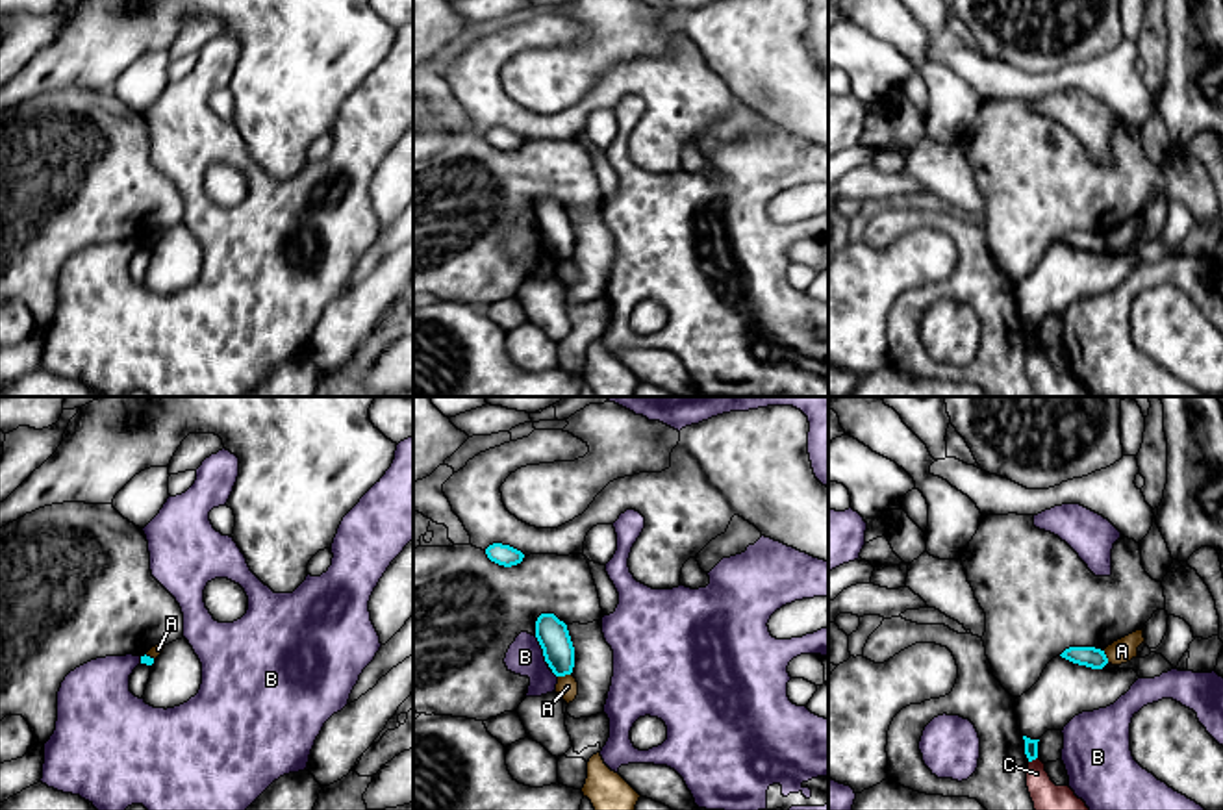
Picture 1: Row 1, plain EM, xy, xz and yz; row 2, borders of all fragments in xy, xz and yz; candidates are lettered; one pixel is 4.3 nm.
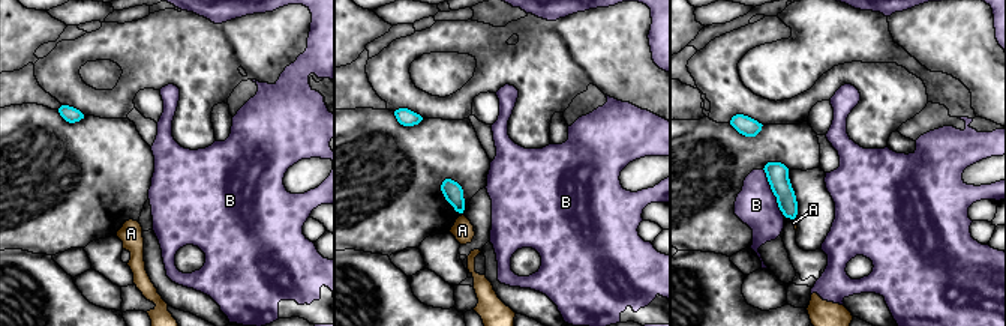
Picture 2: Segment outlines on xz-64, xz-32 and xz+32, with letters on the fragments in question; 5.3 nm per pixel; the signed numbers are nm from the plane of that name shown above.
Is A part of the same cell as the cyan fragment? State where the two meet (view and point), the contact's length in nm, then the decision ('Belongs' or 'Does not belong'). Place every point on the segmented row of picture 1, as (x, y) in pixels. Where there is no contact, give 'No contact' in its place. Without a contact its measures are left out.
Touches cyan at xz (564, 675). Shared border 60 nm. Does not belong

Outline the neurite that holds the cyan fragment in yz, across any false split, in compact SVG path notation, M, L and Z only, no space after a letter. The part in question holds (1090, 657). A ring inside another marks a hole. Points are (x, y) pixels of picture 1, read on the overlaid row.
M1069 647L1060 656L1091 669L1103 669L1108 664L1104 651L1095 647Z

